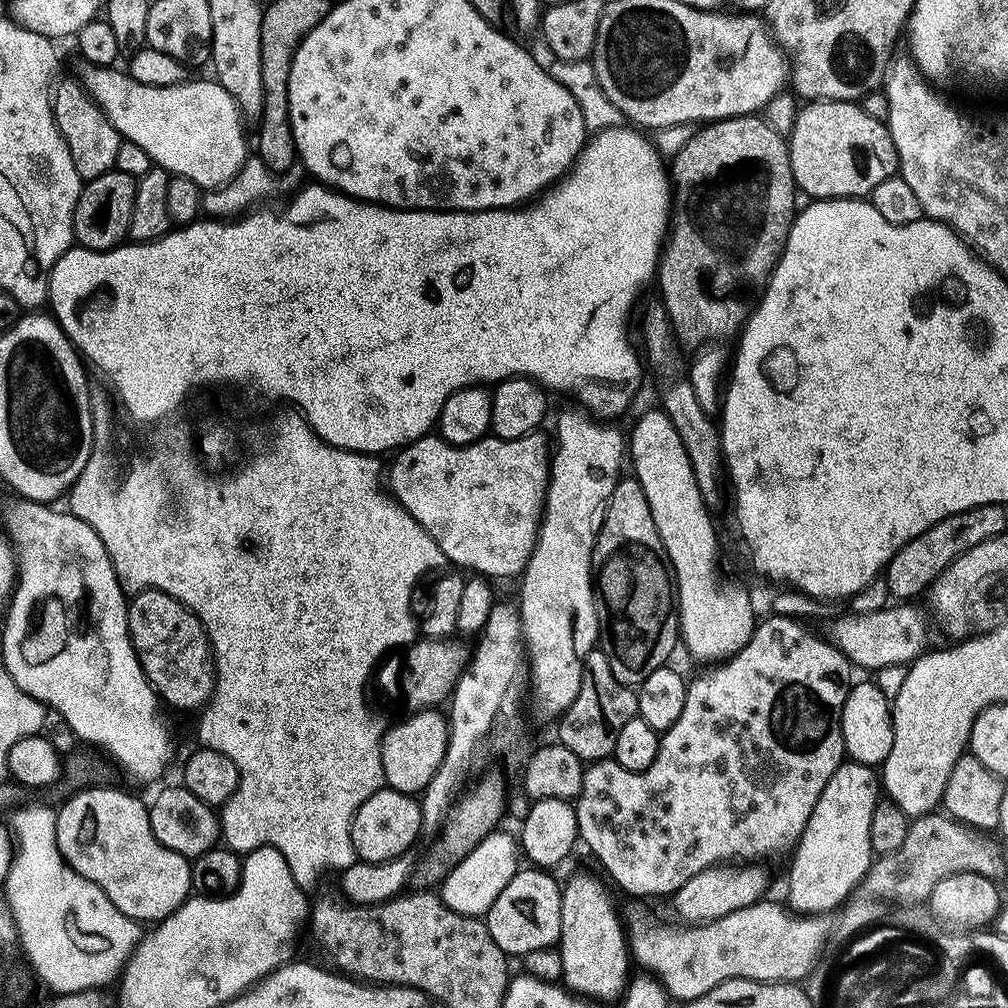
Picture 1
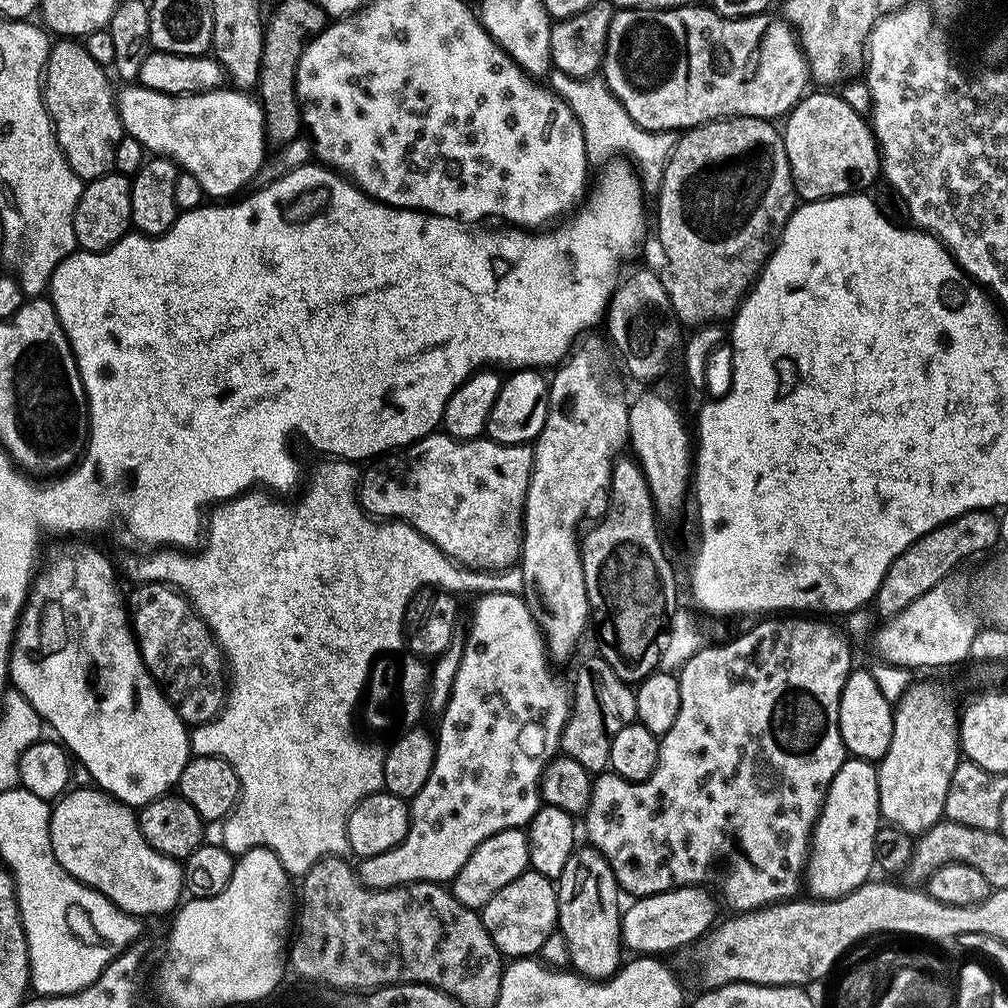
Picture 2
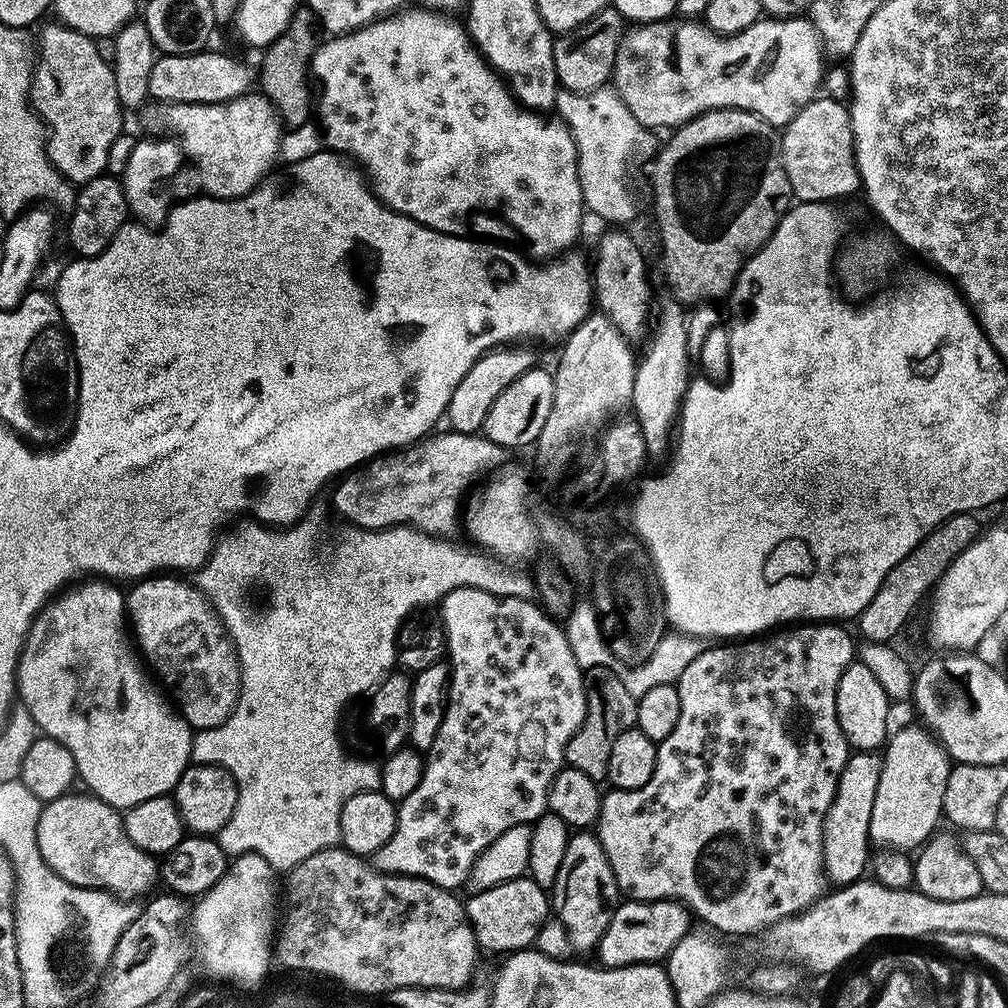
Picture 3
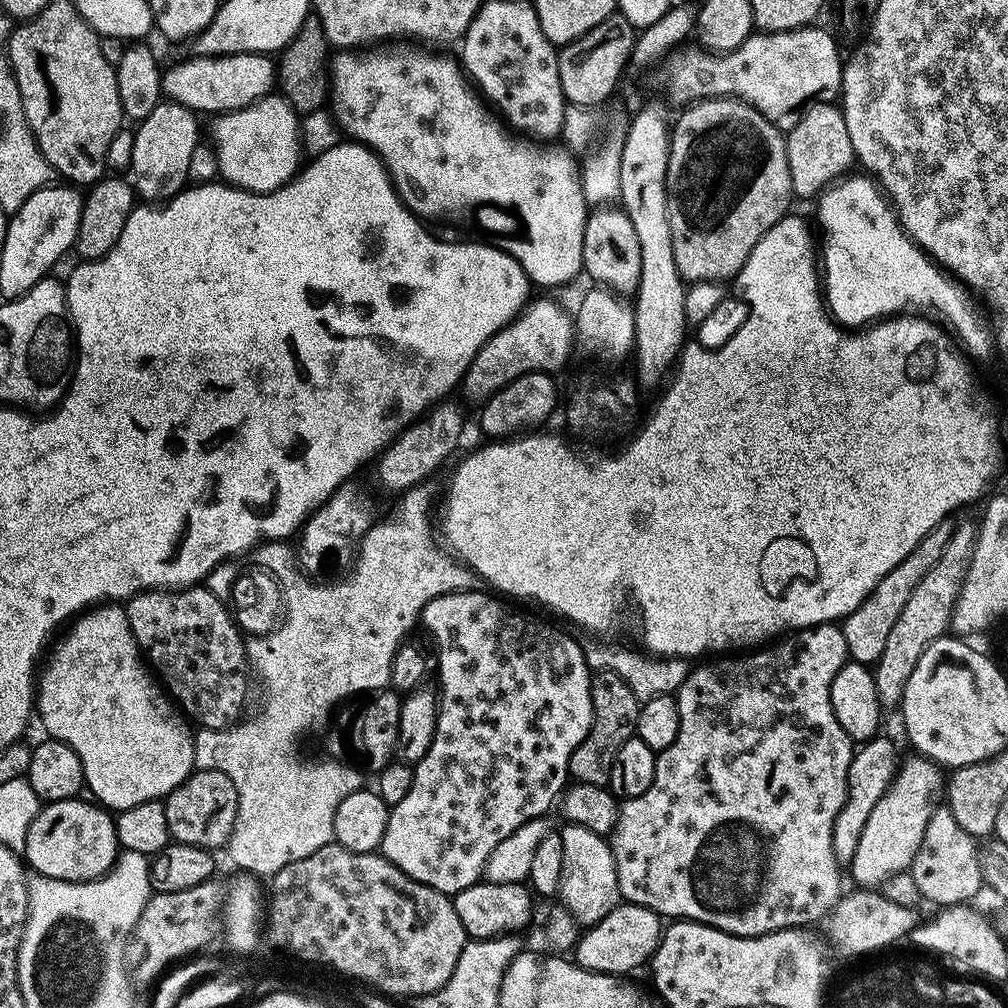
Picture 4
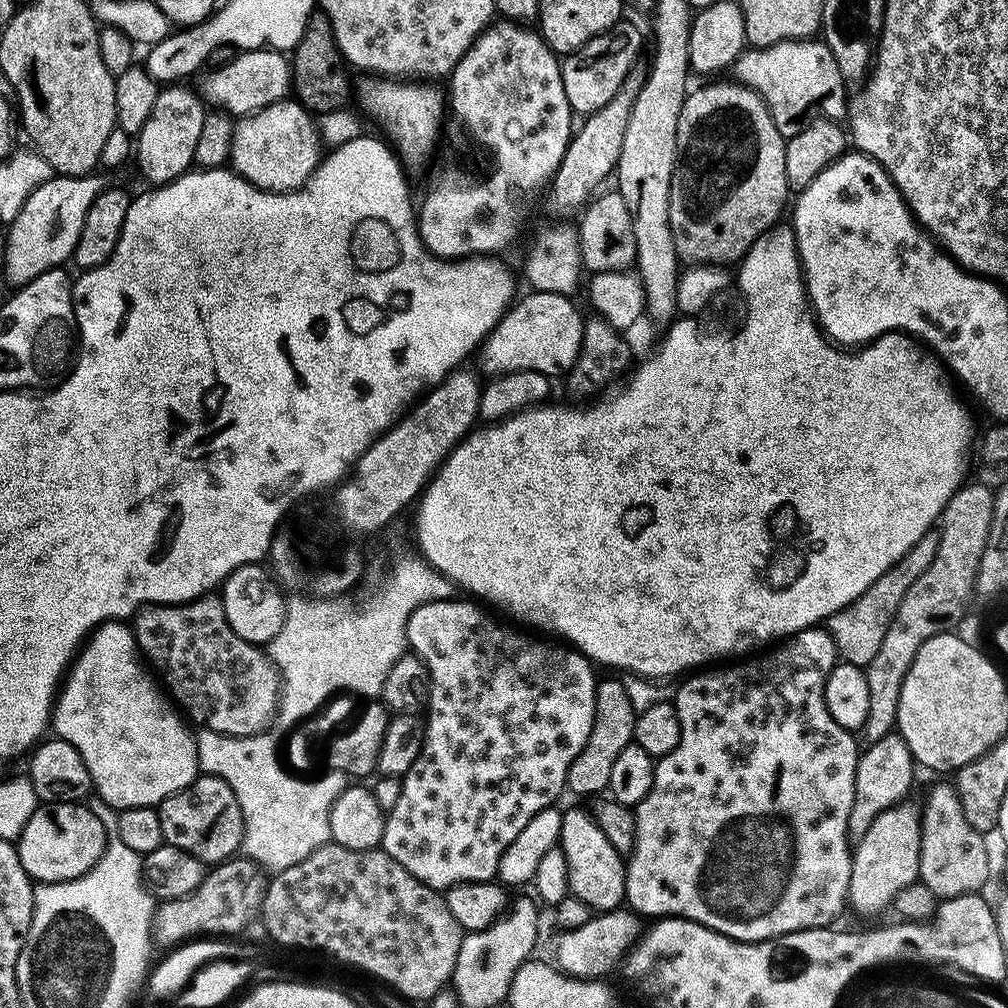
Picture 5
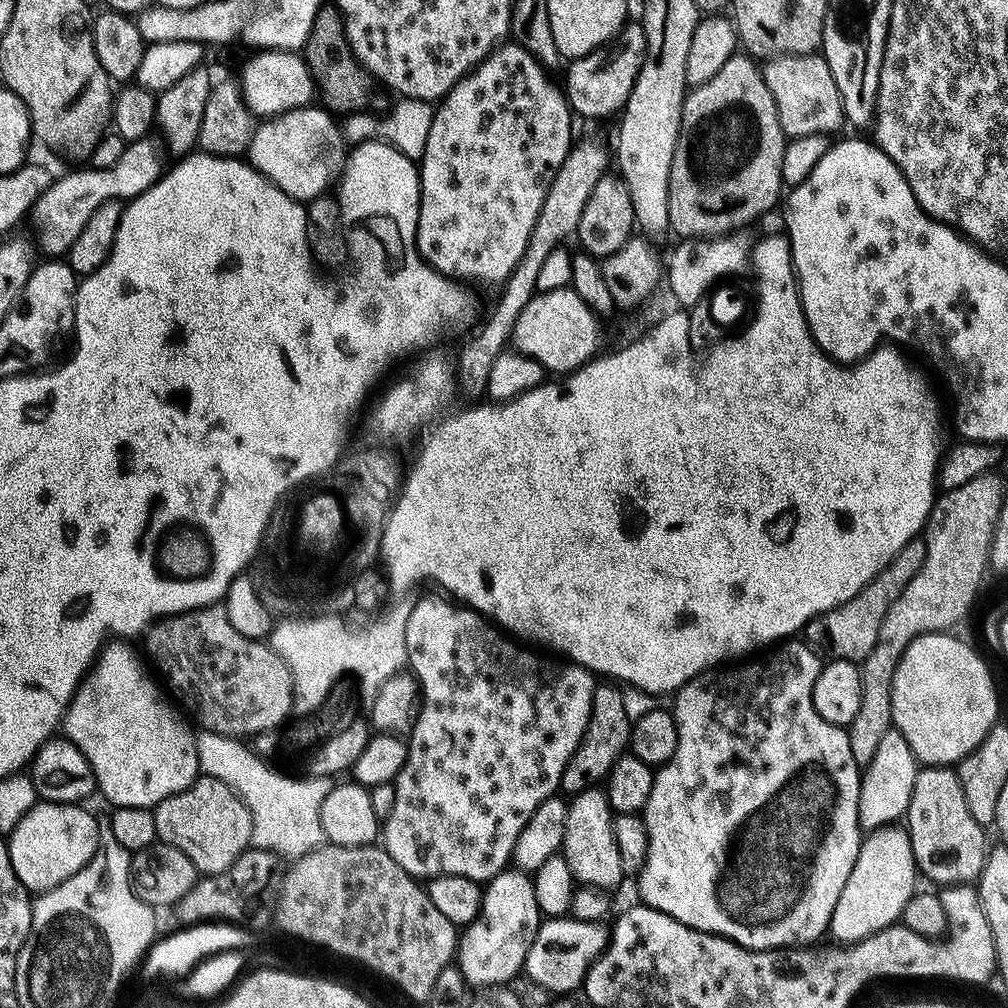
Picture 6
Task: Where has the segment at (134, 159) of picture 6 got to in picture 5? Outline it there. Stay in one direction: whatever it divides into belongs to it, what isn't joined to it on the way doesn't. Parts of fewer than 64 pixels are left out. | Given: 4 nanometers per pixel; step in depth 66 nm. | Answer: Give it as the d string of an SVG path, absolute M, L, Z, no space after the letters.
M100 174L91 176L53 175L27 196L22 210L9 221L6 246L4 248L4 276L17 288L28 284L48 269L65 265L72 256L78 237L82 234L86 210L90 202L104 191L106 181Z

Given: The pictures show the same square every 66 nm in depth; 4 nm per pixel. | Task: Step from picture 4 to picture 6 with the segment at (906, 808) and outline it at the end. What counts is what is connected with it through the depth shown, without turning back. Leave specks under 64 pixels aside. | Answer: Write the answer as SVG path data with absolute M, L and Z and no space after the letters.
M889 826L867 833L854 862L854 870L850 870L850 878L846 878L842 894L838 894L838 906L834 906L830 925L830 936L836 939L833 941L841 945L855 944L856 941L864 940L878 930L897 923L906 902L910 902L918 890L916 880L918 881L918 869L914 850L903 827Z

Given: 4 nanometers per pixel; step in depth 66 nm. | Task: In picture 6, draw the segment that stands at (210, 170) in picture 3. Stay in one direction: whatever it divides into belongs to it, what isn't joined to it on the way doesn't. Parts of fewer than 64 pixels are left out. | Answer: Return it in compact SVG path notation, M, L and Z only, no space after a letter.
M311 104L261 121L246 149L246 158L287 196L311 202L339 177L347 153L348 145L337 119L323 107Z

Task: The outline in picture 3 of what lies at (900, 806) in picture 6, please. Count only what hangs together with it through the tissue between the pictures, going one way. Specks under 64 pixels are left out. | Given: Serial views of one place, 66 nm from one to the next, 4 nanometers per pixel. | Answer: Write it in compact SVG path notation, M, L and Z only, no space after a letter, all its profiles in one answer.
M853 751L838 778L834 802L824 819L824 870L833 885L855 884L870 864L870 810L878 790L881 757L876 752Z

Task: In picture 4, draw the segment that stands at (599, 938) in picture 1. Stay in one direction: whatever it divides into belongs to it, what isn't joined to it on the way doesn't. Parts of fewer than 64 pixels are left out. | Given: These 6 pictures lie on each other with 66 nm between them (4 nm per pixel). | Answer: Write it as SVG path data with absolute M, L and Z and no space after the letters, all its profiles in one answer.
M565 823L563 827L559 829L562 838L562 878L558 900L570 910L570 914L574 914L579 924L591 926L602 922L602 918L606 918L606 914L622 902L612 846L605 837L594 834L594 830L586 830L586 826Z

